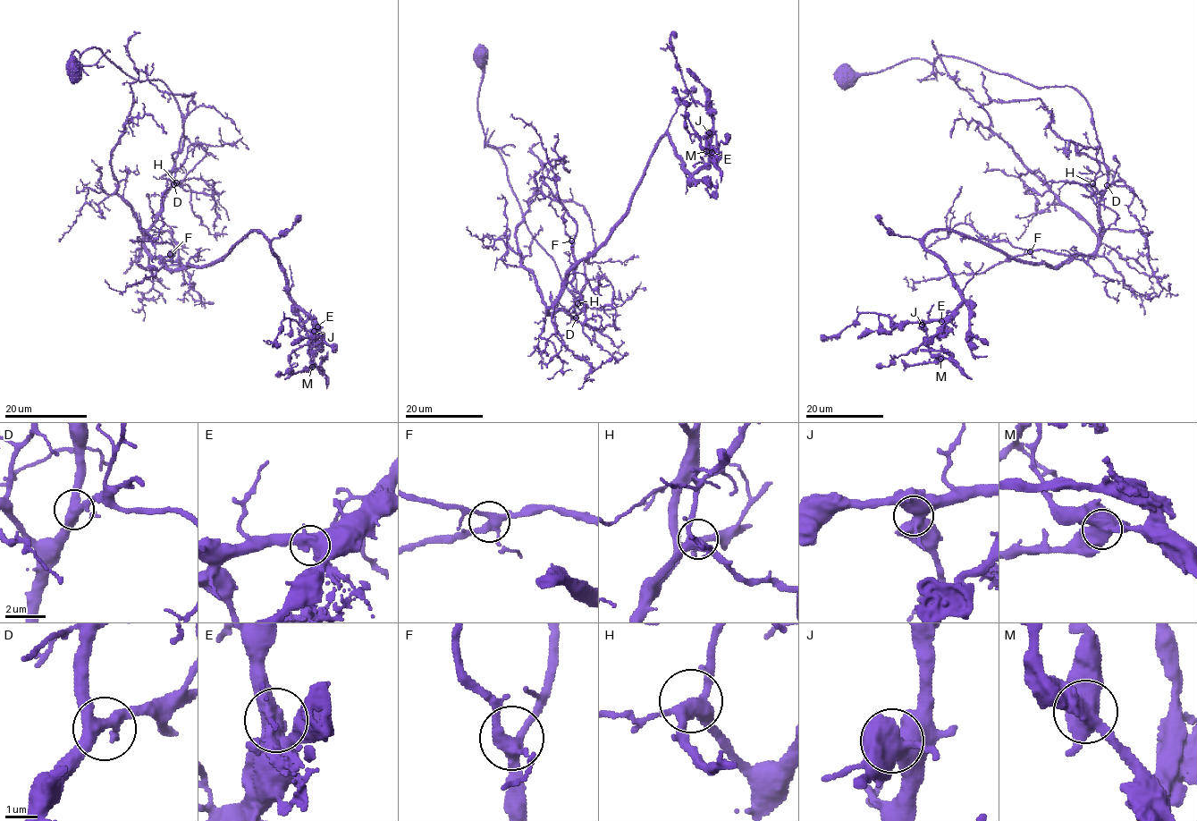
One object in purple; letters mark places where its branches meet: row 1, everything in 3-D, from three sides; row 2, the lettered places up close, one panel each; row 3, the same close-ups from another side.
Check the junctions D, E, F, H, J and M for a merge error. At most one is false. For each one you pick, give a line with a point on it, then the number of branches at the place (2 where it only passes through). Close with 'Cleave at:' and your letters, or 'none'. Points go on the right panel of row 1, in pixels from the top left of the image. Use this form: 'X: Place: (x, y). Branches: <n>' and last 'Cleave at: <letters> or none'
M: Place: (940, 359). Branches: 4
Cleave at: M

